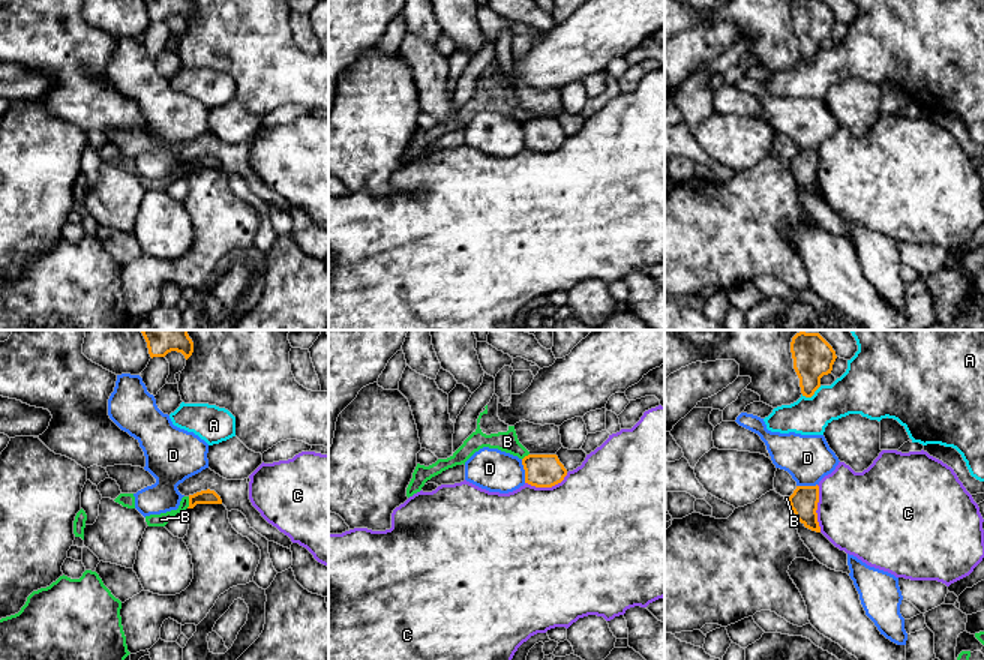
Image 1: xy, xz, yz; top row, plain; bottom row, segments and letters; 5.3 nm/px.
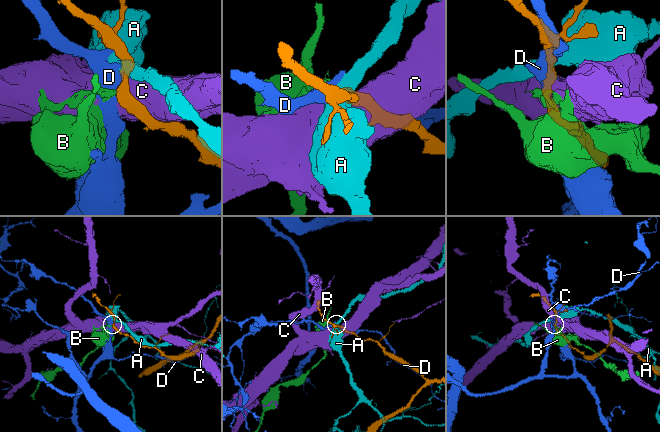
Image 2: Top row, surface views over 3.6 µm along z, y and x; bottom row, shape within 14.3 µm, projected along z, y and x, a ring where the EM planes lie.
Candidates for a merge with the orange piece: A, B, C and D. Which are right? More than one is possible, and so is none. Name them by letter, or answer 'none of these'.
none of these

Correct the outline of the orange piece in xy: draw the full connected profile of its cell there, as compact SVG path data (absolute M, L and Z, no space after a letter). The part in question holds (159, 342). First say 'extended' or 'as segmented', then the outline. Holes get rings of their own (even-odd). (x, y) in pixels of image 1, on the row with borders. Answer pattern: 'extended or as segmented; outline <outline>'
as segmented; outline M141 330L150 357L165 357L171 351L182 352L188 360L194 352L194 342L188 330Z

